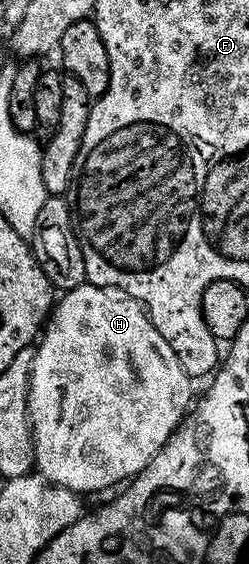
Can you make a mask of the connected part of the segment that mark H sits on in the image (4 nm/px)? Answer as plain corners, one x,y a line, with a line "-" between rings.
90,284
66,291
54,303
41,331
41,337
31,355
27,413
31,416
31,441
35,448
34,469
37,471
38,477
47,482
54,482
57,486
63,486
67,490
73,490
80,496
88,496
87,494
93,493
94,490
107,490
110,486
118,487
120,484
126,483
147,467
149,460
153,460
153,456
157,456
159,449
167,443
169,436
179,427
193,402
191,386
193,386
192,379
188,378
186,372
181,368
173,348
169,348
169,344
165,344
165,336
161,336
161,332
157,332
157,328
152,324
151,318
138,297
128,296
126,293
106,286

